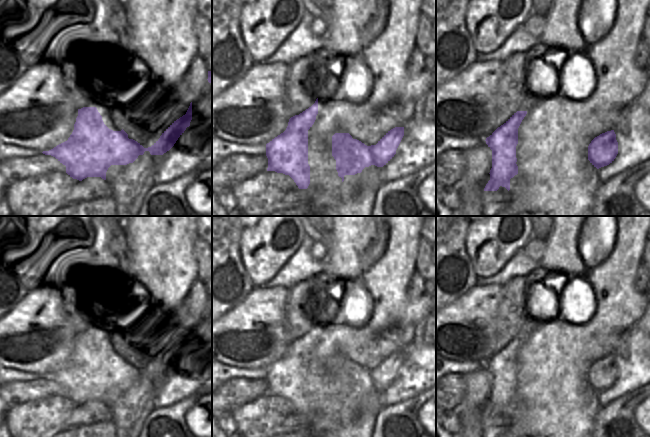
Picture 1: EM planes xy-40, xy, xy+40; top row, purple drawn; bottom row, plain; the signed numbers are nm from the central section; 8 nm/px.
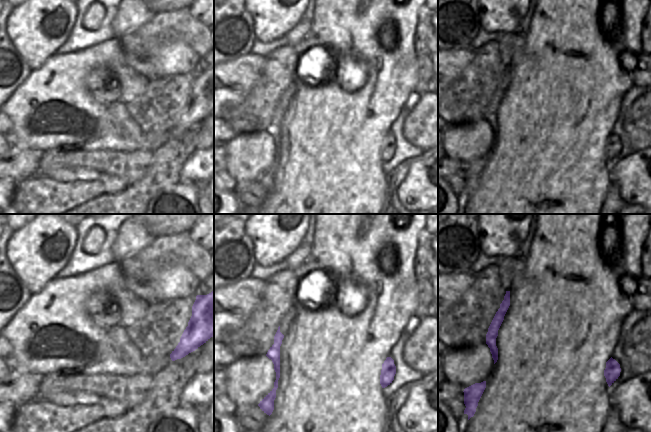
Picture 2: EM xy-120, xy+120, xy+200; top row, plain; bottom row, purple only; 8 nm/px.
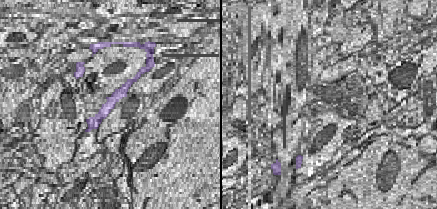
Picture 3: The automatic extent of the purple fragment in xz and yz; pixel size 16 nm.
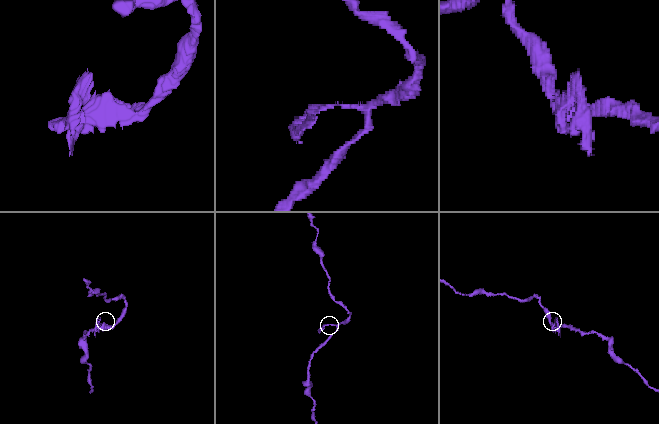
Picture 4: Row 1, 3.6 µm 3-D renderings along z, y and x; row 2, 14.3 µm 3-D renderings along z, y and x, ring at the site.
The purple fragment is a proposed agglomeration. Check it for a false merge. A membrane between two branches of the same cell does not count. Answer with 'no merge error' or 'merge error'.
merge error

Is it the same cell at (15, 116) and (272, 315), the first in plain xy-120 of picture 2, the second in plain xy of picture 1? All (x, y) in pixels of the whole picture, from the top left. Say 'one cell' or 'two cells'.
one cell

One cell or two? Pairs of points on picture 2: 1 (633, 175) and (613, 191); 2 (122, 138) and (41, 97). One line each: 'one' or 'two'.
1: two
2: one

